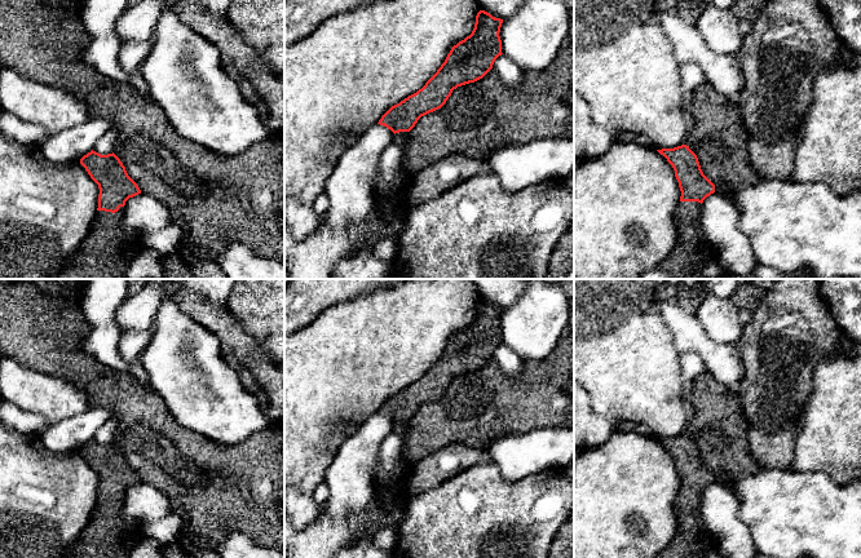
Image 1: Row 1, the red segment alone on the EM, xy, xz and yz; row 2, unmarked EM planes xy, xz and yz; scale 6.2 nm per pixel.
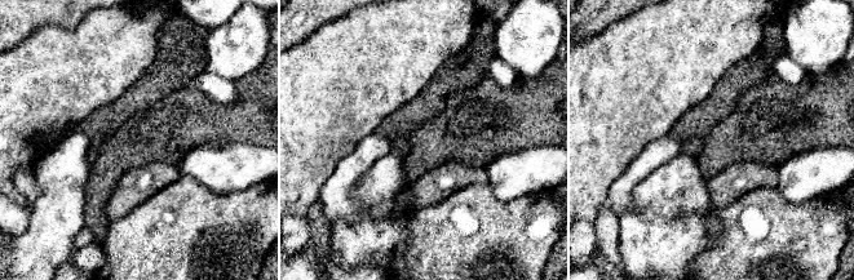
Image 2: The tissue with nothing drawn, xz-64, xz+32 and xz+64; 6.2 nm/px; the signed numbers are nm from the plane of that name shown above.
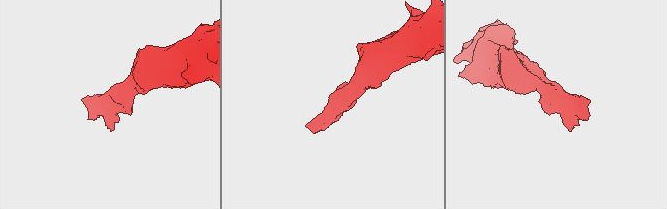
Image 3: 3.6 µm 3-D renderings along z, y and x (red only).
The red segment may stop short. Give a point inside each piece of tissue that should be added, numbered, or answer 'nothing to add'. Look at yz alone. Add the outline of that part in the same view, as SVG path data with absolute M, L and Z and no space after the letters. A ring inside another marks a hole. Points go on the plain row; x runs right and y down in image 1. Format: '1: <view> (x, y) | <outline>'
1: yz (692, 540) | M679 491L674 502L674 510L677 519L677 531L670 546L662 552L661 558L702 558L706 553L718 552L718 540L705 526L701 505L701 492Z

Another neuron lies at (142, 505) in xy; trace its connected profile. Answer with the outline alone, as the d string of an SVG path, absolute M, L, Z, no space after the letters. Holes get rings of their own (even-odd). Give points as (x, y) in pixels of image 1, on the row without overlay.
M142 482L125 491L122 515L128 526L145 528L171 512L169 500Z

